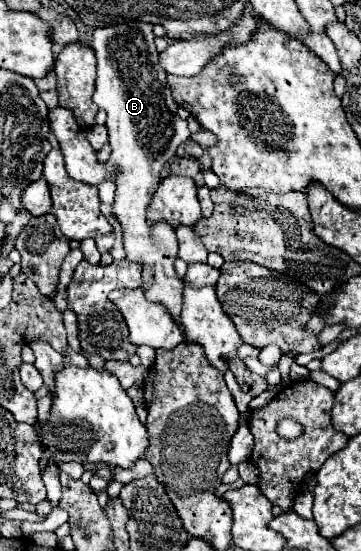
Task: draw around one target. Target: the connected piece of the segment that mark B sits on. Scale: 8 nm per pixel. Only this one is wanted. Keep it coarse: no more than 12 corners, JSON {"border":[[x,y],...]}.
{"border":[[150,23],[96,29],[112,215],[146,299],[182,325],[176,233],[148,231],[188,141]]}

